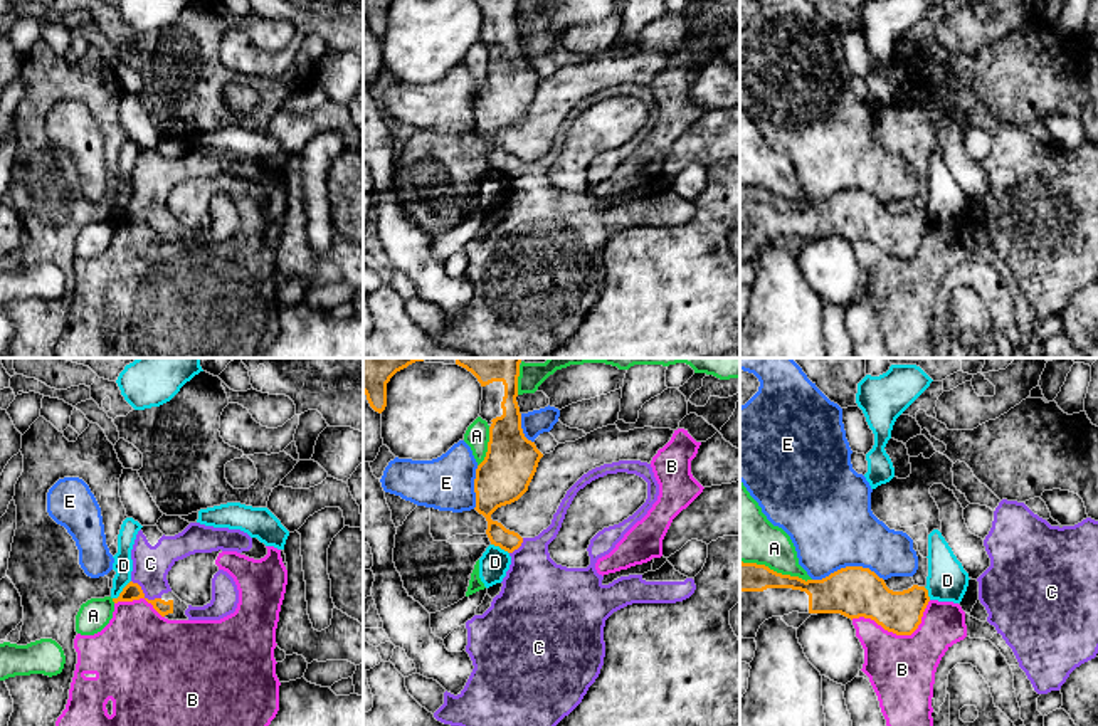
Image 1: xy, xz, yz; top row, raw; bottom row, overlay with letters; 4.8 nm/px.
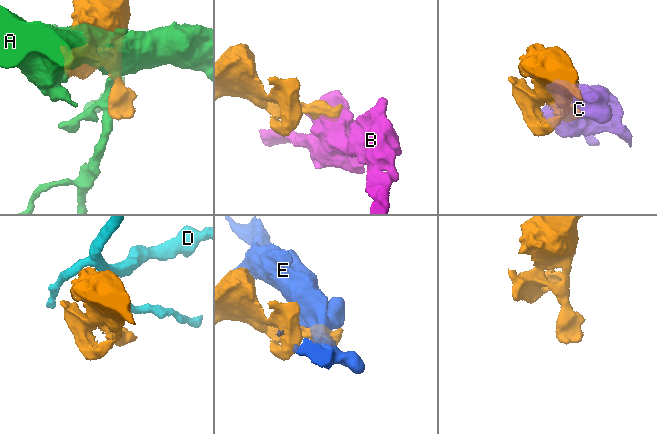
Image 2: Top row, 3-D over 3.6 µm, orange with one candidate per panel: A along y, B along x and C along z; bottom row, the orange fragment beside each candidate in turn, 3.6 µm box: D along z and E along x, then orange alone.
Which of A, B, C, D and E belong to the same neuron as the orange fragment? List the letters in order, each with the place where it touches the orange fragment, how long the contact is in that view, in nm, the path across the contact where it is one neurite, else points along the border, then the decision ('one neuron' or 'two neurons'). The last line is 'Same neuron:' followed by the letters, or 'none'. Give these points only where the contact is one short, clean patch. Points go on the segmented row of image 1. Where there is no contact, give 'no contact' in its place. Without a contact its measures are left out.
A: yz (775, 572) | 360 nm | two neurons
B: yz (897, 634) | 400 nm | two neurons
C: xy (143, 595) | 170 nm | across xy (131, 592), (143, 595), (150, 563) | one neuron
D: xy (123, 590) | 130 nm | along xy (130, 580), (113, 599) | two neurons
E: yz (848, 567) | 340 nm | two neurons
Same neuron: C

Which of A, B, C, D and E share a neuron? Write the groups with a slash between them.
A / B / C / D / E

